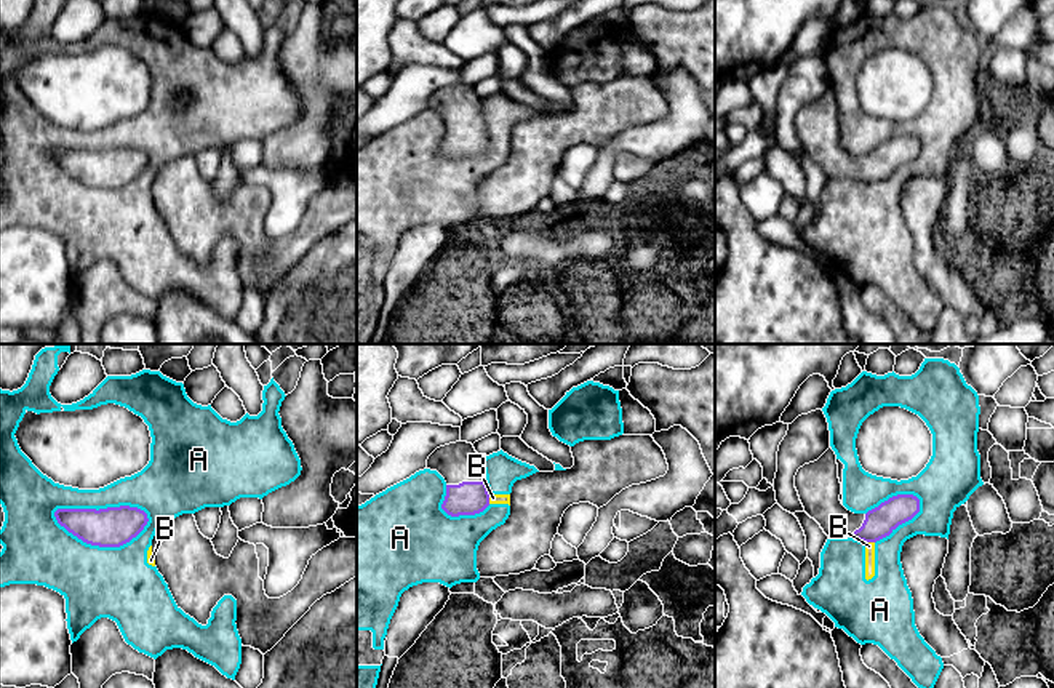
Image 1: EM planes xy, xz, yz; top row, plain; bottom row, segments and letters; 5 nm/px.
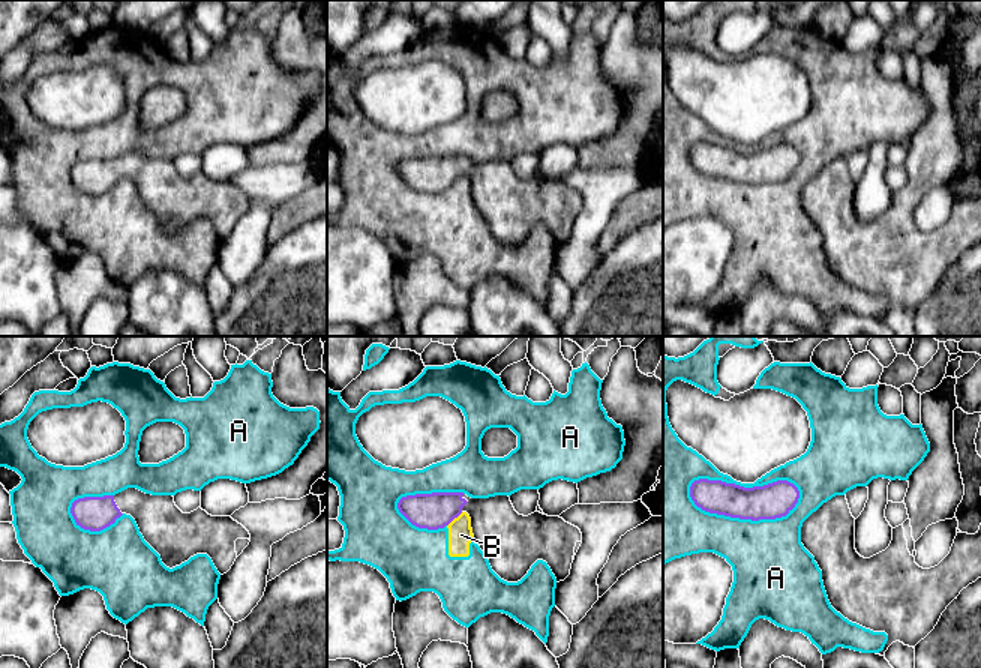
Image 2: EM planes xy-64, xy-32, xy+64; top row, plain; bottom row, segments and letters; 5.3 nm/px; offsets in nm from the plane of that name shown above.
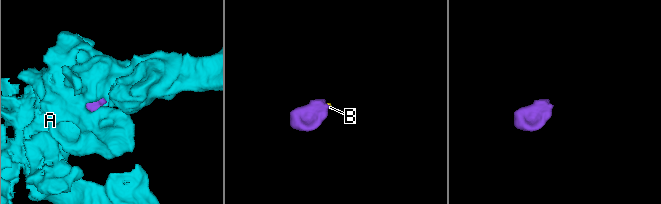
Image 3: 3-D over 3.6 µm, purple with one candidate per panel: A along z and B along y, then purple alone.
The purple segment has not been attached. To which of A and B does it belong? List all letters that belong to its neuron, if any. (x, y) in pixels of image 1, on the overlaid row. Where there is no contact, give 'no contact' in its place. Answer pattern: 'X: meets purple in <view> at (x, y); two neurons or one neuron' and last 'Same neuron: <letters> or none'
A: meets purple in xy at (103, 509); two neurons
B: meets purple in xz at (488, 500); two neurons
Same neuron: none

